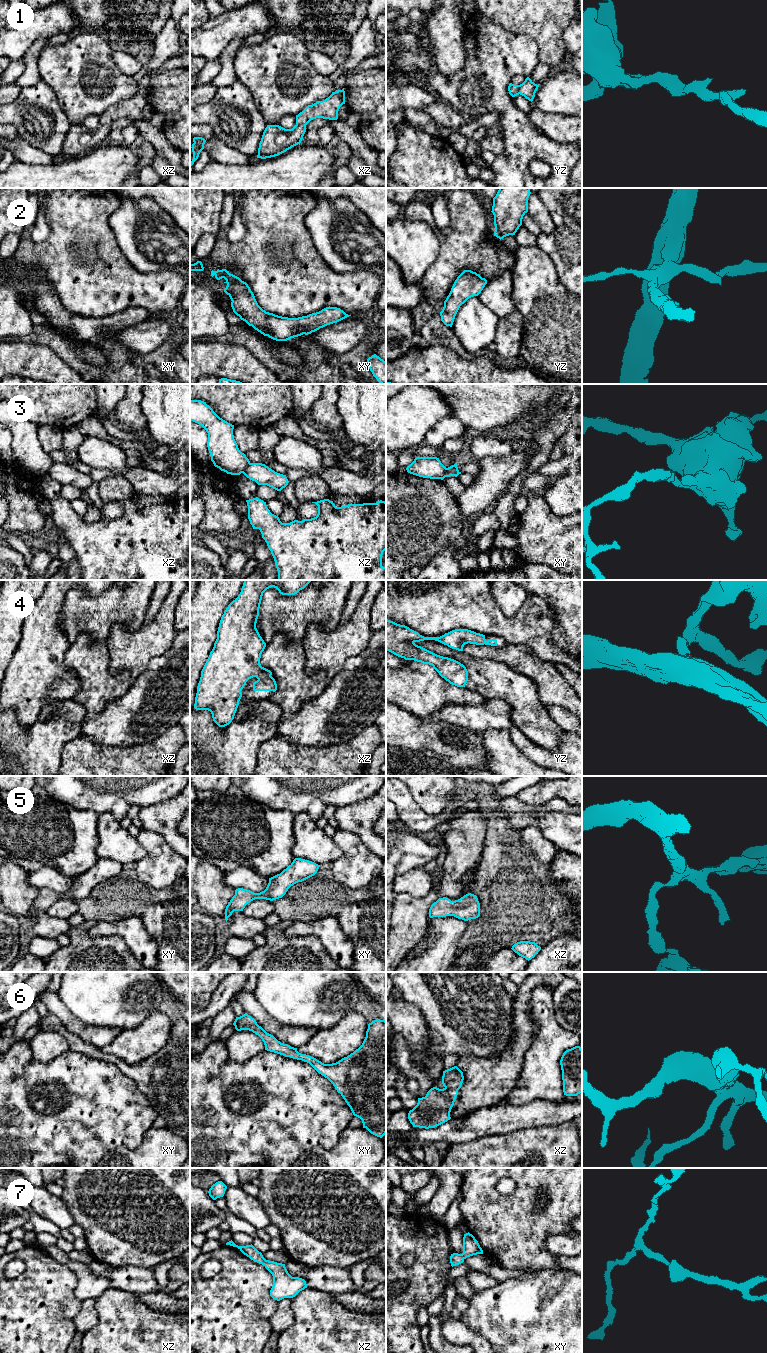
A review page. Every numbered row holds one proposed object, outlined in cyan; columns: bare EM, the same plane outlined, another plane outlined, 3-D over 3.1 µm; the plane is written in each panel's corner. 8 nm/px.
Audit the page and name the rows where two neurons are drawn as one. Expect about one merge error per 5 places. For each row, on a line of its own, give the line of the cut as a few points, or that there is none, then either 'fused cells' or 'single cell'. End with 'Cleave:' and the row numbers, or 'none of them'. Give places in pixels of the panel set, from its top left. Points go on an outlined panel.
1: cut none; single cell
2: cut none; single cell
3: cut xz (250, 463), (242, 472); fused cells
4: cut none; single cell
5: cut none; single cell
6: cut none; single cell
7: cut none; single cell
Cleave: 3

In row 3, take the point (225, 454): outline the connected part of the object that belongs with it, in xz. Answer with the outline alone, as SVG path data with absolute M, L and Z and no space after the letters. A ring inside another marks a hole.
M190 400L190 421L198 423L208 433L207 447L215 467L227 474L240 475L250 465L249 459L239 450L234 439L234 425L220 418L206 402Z

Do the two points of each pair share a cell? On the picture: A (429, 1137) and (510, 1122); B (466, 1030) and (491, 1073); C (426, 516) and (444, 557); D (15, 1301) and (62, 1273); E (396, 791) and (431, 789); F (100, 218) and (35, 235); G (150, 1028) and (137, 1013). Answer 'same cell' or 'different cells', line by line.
A: same cell
B: different cells
C: different cells
D: same cell
E: different cells
F: different cells
G: different cells

